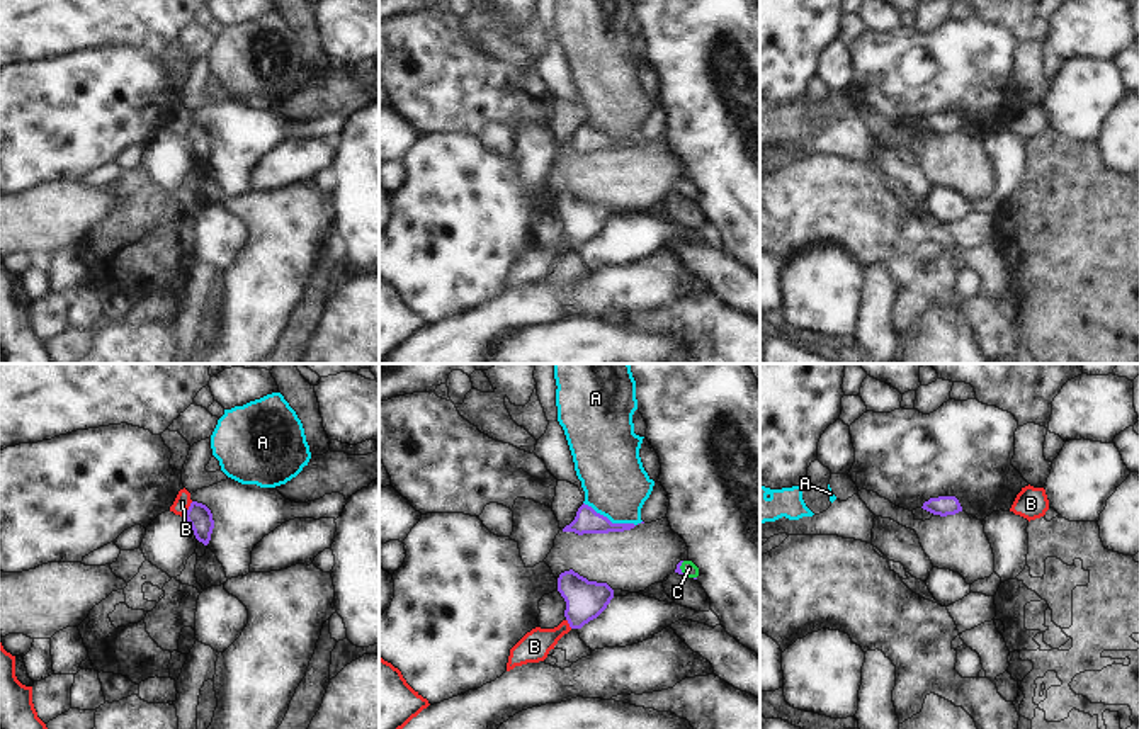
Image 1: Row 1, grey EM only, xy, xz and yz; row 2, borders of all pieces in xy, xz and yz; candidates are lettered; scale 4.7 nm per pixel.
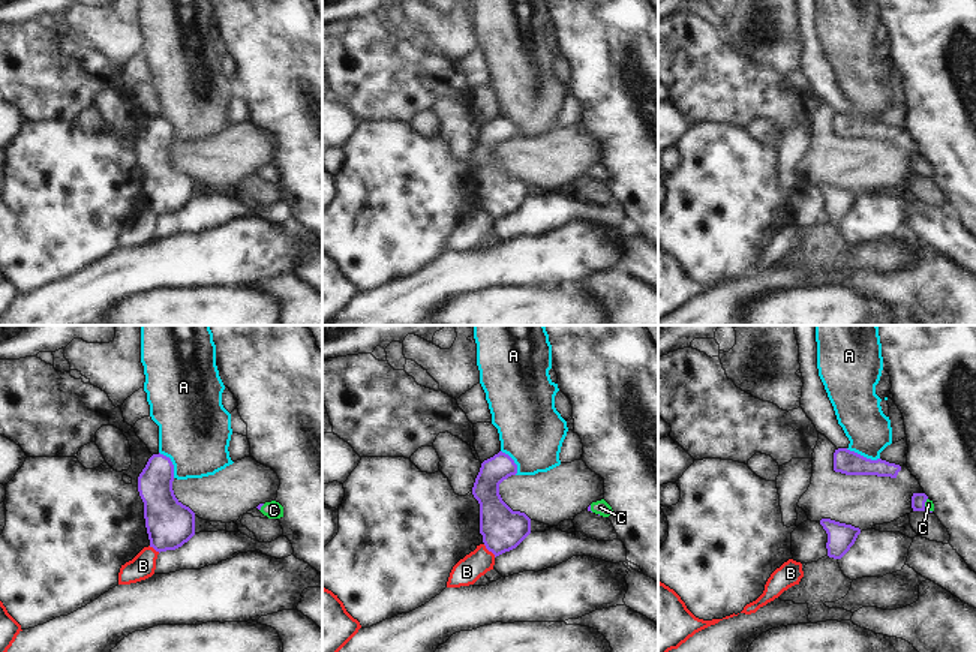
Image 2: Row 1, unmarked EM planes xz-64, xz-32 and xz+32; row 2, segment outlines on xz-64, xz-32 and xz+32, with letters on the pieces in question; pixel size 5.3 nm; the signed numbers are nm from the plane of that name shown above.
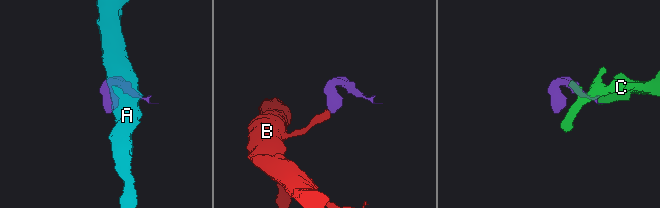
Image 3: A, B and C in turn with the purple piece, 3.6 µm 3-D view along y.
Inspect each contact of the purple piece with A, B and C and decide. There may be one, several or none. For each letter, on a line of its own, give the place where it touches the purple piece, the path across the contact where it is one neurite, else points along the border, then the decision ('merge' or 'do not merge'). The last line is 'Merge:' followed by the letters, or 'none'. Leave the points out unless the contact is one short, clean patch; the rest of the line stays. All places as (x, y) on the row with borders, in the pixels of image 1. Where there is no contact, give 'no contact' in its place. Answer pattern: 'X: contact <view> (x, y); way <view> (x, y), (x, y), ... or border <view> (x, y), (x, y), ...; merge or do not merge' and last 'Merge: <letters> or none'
A: contact xz (611, 522); do not merge
B: contact xy (189, 508); border xy (192, 502), (184, 515); do not merge
C: contact xz (679, 568); way xz (679, 565), (679, 568), (689, 568); merge
Merge: C

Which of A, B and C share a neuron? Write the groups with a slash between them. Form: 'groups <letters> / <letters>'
groups A / B / C

